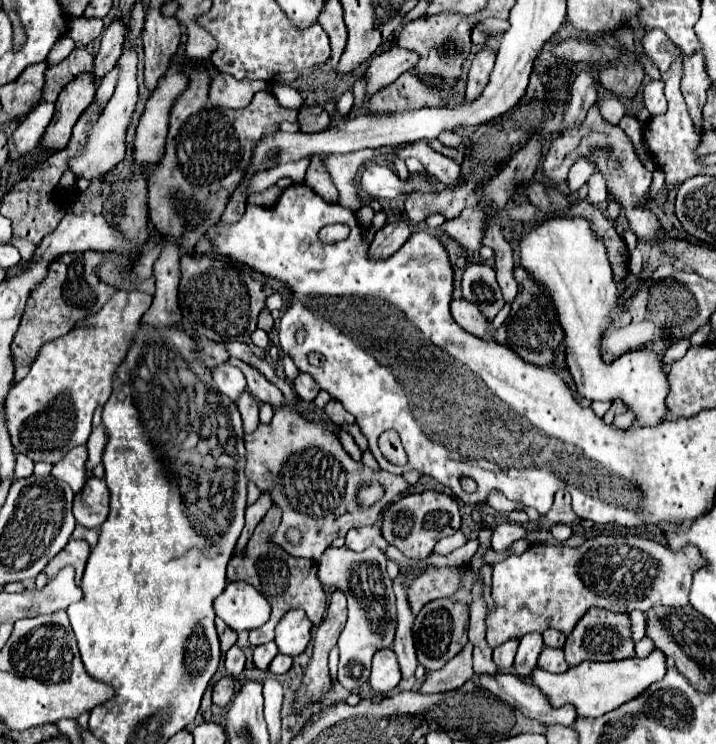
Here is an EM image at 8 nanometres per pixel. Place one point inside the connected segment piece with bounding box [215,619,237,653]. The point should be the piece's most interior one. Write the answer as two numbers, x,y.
227,636

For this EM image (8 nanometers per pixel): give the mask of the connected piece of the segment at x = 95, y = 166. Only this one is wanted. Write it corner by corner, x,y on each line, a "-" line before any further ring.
135,49
127,51
121,55
119,59
121,65
121,75
115,87
113,97
109,99
103,115
99,117
97,125
91,129
89,139
87,139
87,147
81,155
77,155
75,159
69,161
69,169
77,175
77,177
85,177
85,179
93,179
93,177
101,177
105,173
109,173
113,167
117,167
123,159
125,159
125,131
129,127
131,115
135,111
135,103
137,103
137,79
135,79
135,71
137,71
137,53

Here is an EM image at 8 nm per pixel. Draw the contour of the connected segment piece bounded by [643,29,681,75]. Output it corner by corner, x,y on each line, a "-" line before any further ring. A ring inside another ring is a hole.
651,29
645,37
643,37
643,53
647,59
653,59
653,63
657,65
657,69
663,73
667,73
669,65
681,57
679,49
673,45
673,41
661,31
661,29

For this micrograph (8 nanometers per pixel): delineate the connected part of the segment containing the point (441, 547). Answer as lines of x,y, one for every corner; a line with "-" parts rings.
457,531
457,535
443,537
443,539
435,545
435,553
437,553
437,555
449,555
453,549
461,547
465,541
467,541
467,537
465,537
461,531

